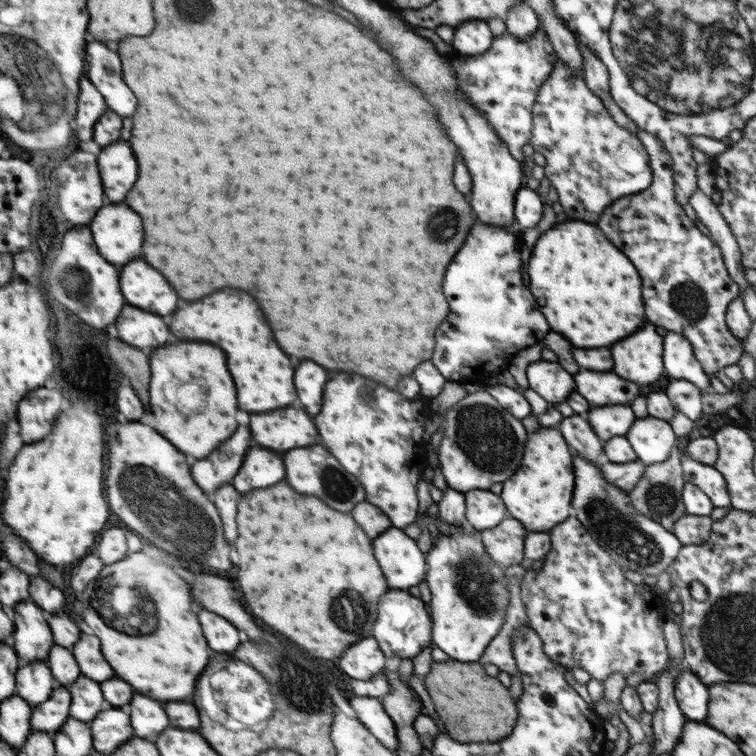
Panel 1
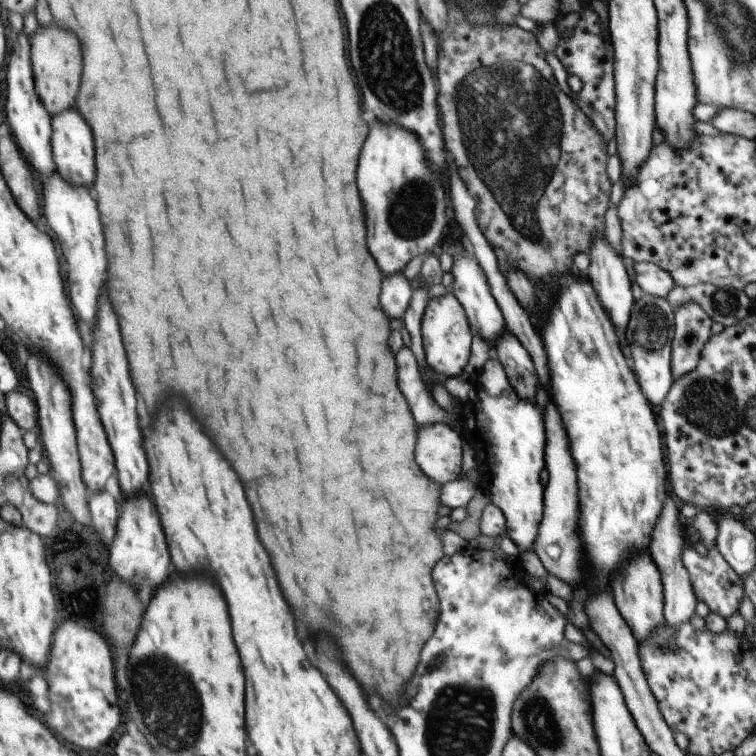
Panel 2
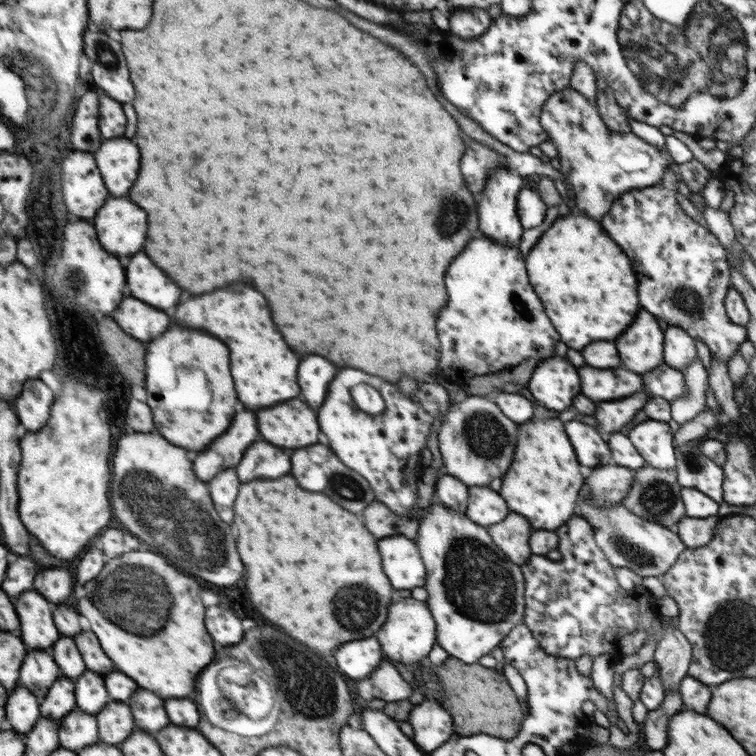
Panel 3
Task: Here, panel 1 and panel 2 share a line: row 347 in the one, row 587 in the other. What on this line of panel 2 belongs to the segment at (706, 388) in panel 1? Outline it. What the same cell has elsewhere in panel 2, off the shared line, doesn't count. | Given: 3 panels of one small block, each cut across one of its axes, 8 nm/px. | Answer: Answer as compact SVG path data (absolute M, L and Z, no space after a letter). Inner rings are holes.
M668 498L668 510L664 510L664 522L660 522L660 530L656 530L656 542L652 542L652 558L656 558L656 566L662 570L664 590L667 604L664 606L664 618L668 626L678 626L682 622L691 622L694 609L699 600L695 596L691 575L683 564L684 540L682 540L682 524L678 524L678 508L674 498Z

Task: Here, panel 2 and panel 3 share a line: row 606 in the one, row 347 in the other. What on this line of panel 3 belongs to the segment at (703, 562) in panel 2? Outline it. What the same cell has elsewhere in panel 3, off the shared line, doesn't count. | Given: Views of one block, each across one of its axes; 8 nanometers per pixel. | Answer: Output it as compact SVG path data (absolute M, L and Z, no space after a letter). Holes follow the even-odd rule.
M668 167L668 174L658 184L640 188L620 196L604 218L604 228L624 244L624 252L632 256L636 264L636 274L640 276L640 304L648 308L652 316L664 320L669 326L686 330L695 340L701 340L708 346L714 359L728 362L738 351L742 342L748 339L747 328L735 324L727 316L726 298L730 290L730 266L724 260L724 248L718 237L698 222L688 219L676 199L678 183L673 179L675 167Z

